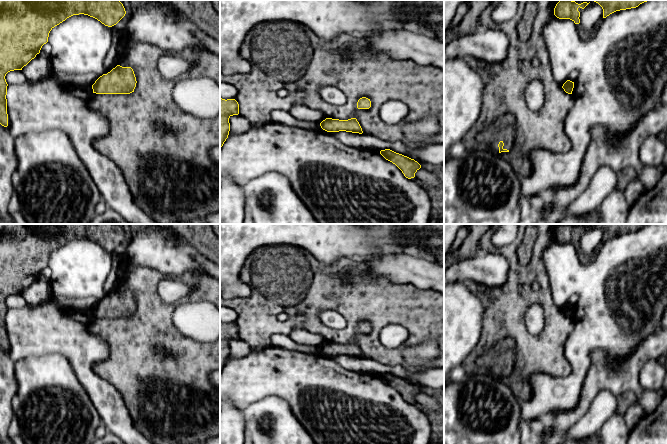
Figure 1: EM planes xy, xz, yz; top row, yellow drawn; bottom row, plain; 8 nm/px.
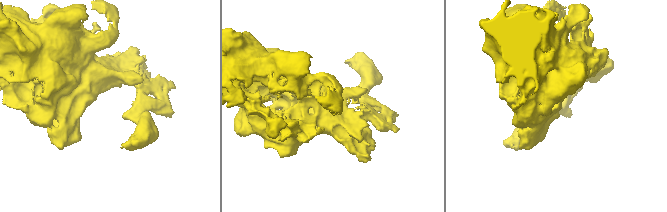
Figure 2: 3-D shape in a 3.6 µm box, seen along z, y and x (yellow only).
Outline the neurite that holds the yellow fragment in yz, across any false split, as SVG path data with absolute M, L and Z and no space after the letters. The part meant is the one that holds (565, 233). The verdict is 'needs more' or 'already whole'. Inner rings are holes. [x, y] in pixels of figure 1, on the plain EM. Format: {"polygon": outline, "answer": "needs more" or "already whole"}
{"polygon": "M560 224L554 232L554 239L559 243L570 243L575 248L579 248L580 236L578 232L584 233L588 228L587 226L578 228L572 224Z", "answer": "already whole"}

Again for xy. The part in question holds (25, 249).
{"polygon": "M0 224L0 348L2 350L8 350L6 298L10 295L22 294L40 277L42 270L48 266L50 255L55 250L79 238L88 239L105 250L112 251L125 240L126 235L119 224Z", "answer": "already whole"}

